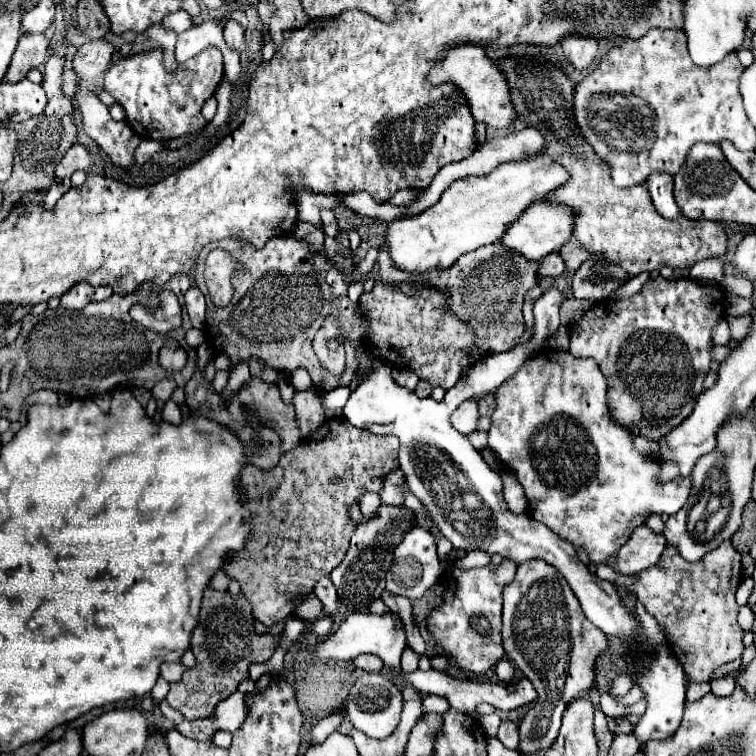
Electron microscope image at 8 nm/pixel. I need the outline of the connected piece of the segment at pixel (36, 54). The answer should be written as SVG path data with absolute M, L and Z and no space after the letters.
M24 33L18 41L18 47L14 51L14 59L8 67L6 79L4 81L20 81L26 77L30 69L40 67L46 61L48 53L48 39L46 35L34 35L34 33Z

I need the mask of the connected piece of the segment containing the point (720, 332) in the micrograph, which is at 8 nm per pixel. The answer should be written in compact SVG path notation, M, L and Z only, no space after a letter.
M720 319L720 323L712 329L712 341L714 341L714 345L728 345L730 329L728 329L728 321L726 319Z

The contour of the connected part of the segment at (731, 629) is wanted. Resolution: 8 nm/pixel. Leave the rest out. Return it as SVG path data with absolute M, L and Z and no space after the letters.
M726 541L726 543L722 543L722 547L714 549L710 555L706 555L706 559L702 559L702 563L690 563L690 561L682 559L678 555L678 551L674 551L674 547L666 545L660 561L656 565L652 565L650 569L644 569L642 573L638 573L638 583L630 587L630 591L644 603L646 611L658 621L670 649L680 659L682 667L692 683L706 683L718 667L738 659L744 651L744 643L742 643L744 629L736 621L738 603L734 597L740 581L742 581L740 553L732 547L730 541Z

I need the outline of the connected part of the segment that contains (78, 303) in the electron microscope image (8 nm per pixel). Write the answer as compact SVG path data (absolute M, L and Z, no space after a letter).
M78 283L78 287L72 287L66 295L60 297L60 305L64 309L84 309L94 295L94 287L88 283Z

